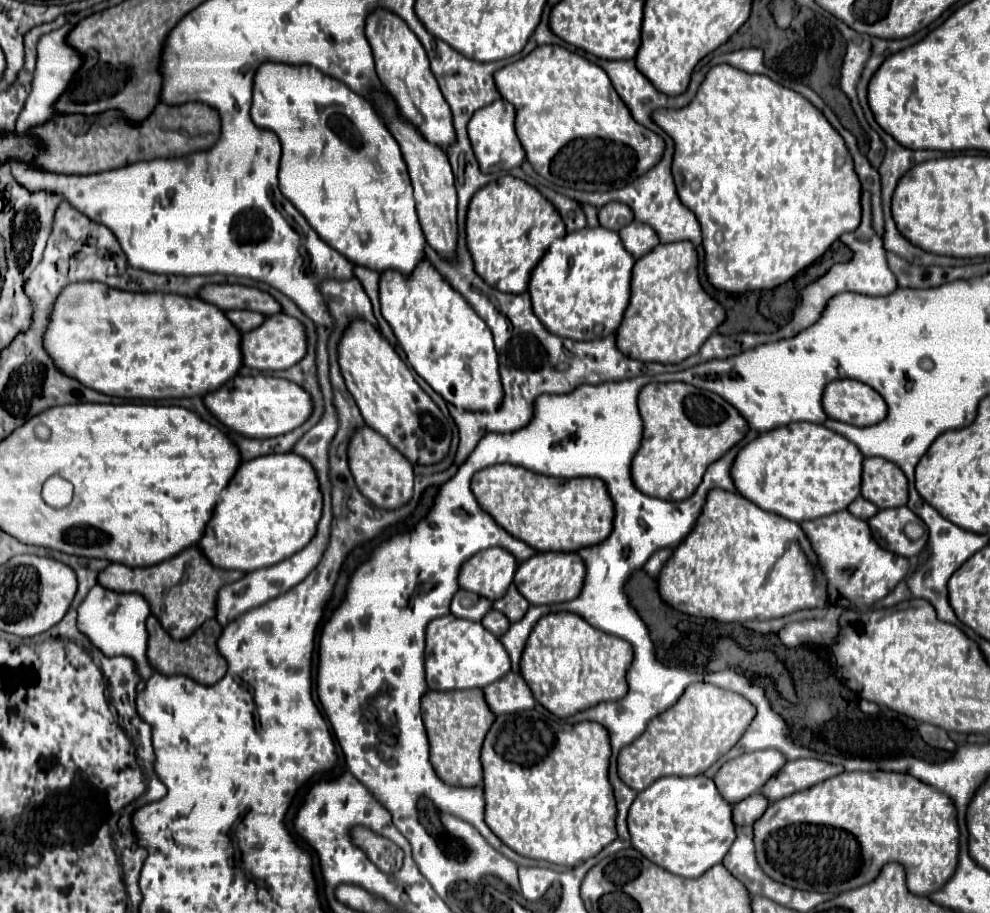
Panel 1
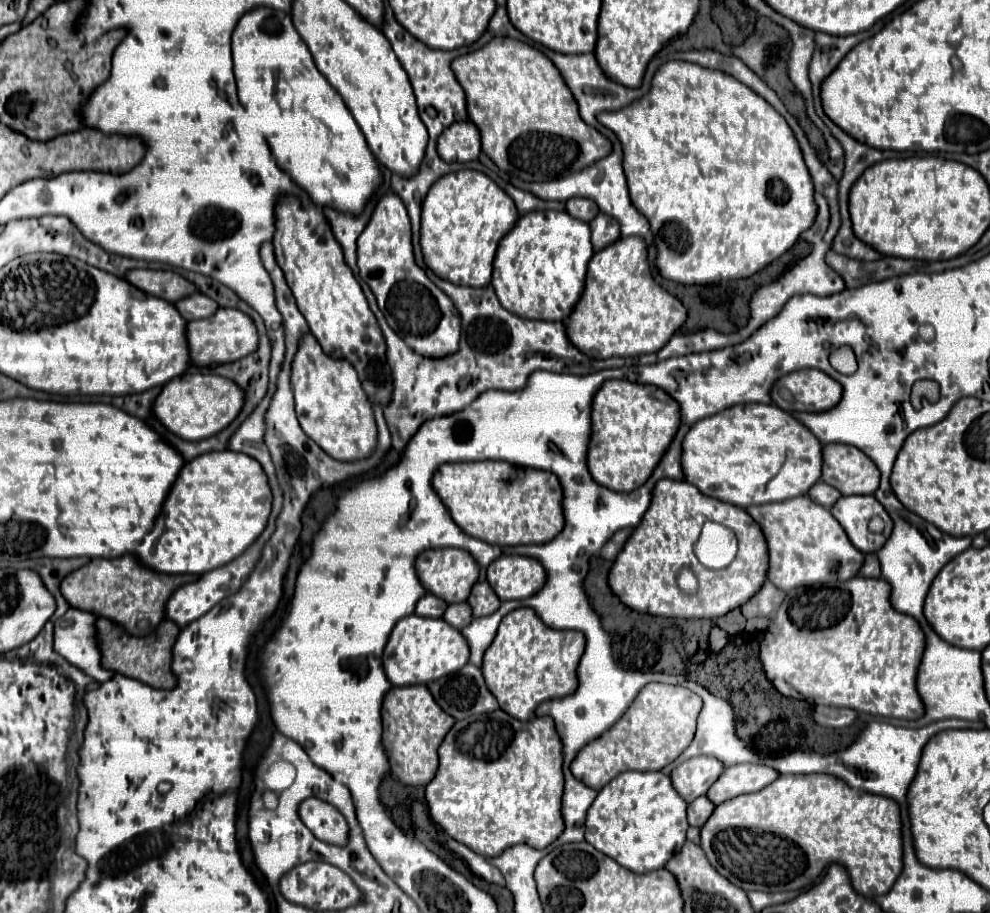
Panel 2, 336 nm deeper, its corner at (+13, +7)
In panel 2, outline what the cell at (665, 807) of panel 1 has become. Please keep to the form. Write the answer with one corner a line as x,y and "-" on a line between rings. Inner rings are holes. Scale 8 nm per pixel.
625,771
609,781
587,811
585,839
633,873
649,873
667,865
687,839
687,803
661,771

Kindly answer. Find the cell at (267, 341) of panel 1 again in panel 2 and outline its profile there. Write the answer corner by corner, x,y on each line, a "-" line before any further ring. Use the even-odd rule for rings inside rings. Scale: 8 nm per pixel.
221,307
213,317
187,323
187,343
193,365
215,365
243,359
259,349
259,333
255,321
239,309

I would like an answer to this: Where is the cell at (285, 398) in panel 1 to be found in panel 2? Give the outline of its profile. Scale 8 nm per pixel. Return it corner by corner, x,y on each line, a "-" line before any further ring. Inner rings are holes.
187,373
163,387
159,397
155,399
153,413
167,429
171,429
181,439
201,441
223,431
241,413
243,405
245,393
243,389
239,389
239,385
235,385
235,381
227,381
227,377
219,375

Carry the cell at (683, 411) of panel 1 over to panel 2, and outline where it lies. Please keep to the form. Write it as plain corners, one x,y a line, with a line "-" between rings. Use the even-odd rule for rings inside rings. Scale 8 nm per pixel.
605,381
593,399
593,435
587,465
593,479
613,491
635,491
655,471
681,425
679,403
655,385

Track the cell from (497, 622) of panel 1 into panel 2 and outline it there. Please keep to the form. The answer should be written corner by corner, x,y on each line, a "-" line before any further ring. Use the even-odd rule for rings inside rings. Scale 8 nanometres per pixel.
457,603
457,605
449,605
443,619
449,623
449,625
455,625
455,629
463,629
467,627
471,621
473,621
473,611
471,611
471,605
467,603

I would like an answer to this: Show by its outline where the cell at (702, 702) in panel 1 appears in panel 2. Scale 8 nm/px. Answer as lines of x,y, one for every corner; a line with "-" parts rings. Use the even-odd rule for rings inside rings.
665,683
645,685
631,703
631,709
603,737
597,737
579,751
571,771
579,781
597,791
623,771
659,771
689,747
701,709
701,697
685,687

